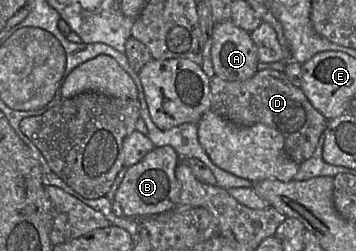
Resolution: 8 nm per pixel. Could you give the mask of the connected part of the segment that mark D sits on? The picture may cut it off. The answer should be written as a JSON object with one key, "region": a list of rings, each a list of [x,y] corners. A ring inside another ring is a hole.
{"region":[[[275,69],[258,70],[254,76],[244,81],[228,81],[214,76],[210,79],[210,100],[210,109],[233,124],[244,127],[265,124],[280,132],[284,137],[287,156],[299,165],[312,157],[329,122],[311,104],[302,89],[290,82],[285,72]]]}

